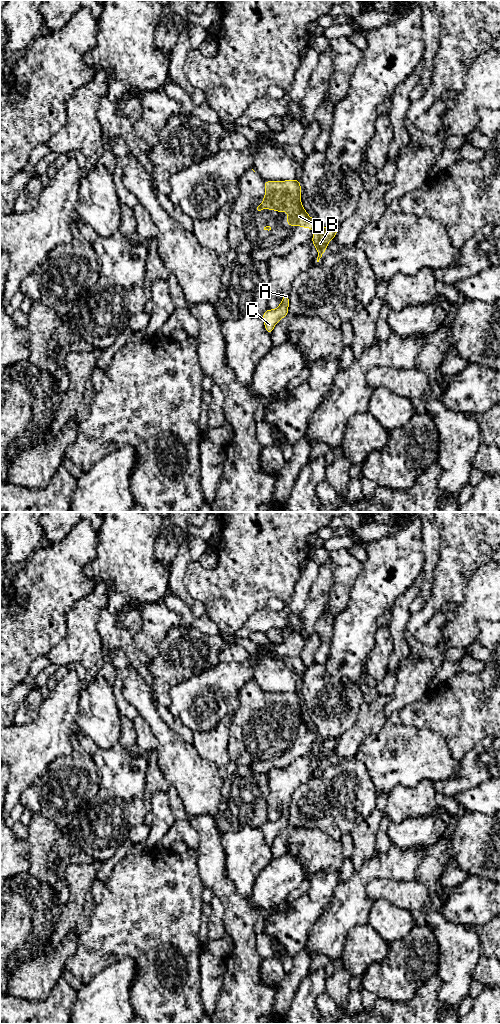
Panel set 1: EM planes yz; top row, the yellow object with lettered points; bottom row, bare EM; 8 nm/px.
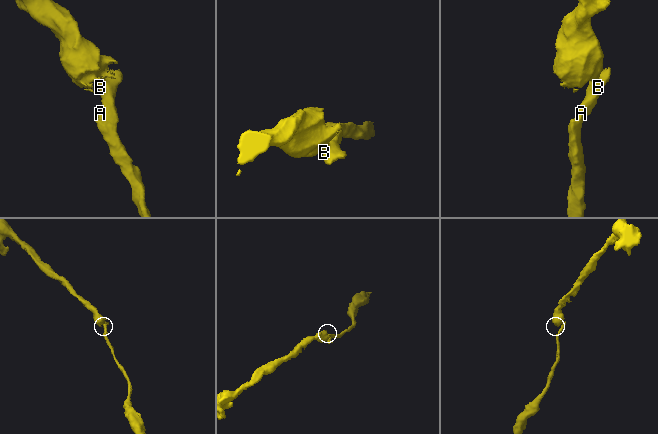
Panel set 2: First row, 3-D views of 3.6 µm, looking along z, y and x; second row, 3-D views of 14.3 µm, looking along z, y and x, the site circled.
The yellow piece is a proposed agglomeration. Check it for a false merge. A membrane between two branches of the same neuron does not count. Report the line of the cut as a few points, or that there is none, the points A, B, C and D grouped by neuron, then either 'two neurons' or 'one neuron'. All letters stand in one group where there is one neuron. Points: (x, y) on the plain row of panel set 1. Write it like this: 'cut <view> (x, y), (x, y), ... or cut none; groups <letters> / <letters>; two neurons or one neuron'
cut yz (319, 739), (314, 745); groups A B C / D; two neurons

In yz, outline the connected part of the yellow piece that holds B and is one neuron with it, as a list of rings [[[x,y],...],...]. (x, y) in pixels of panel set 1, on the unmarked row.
[[[331,737],[326,739],[319,739],[313,747],[311,751],[314,756],[316,762],[318,763],[317,774],[319,774],[320,770],[326,763],[328,755],[335,750],[336,745],[339,741],[339,737]]]

